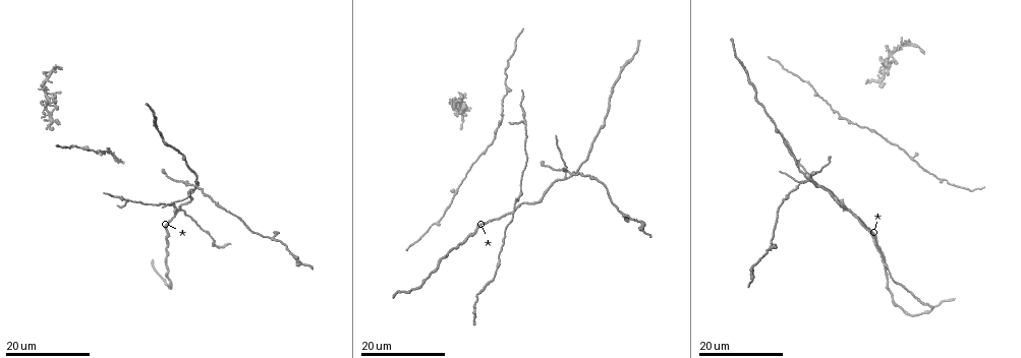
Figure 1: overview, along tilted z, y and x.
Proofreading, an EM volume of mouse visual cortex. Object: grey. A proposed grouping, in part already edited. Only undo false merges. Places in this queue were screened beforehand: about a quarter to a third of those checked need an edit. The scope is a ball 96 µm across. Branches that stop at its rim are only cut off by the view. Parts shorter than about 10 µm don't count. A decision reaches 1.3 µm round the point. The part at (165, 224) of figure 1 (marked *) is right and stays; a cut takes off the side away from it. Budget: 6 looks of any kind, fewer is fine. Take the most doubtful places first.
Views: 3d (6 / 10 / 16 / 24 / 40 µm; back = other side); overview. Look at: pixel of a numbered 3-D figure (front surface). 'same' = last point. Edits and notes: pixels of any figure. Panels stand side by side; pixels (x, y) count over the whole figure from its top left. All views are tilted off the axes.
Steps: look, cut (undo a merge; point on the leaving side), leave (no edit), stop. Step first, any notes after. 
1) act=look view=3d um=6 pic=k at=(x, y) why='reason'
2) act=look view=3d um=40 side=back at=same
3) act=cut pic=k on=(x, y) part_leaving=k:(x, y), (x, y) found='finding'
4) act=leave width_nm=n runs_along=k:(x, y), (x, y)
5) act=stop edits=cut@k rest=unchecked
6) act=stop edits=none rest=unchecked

act=look view=3d um=16 pic=1 at=(808, 179) why='looks like a crossing'

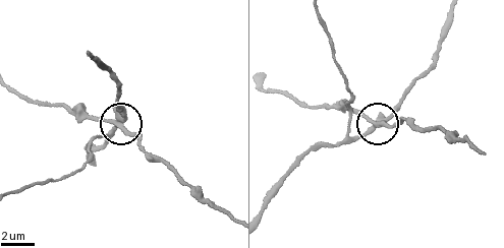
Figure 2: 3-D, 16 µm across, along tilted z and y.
act=look view=3d um=6 pic=2 at=(119, 126)

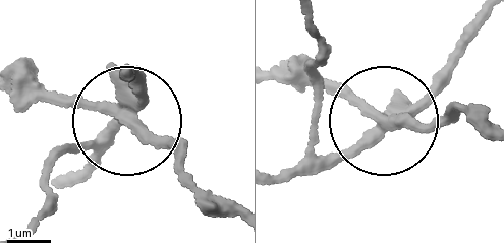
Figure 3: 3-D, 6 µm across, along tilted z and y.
act=cut pic=3 on=(60, 100) arms=5 found='a second cell is stuck on'

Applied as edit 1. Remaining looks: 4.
act=look view=3d um=16 pic=1 at=(508, 89) why='arms part here'

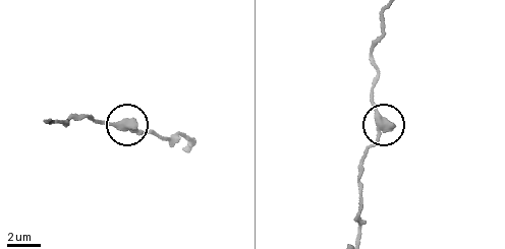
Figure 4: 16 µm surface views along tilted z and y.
act=look view=3d um=10 pic=4 at=(377, 124) why='closer look'

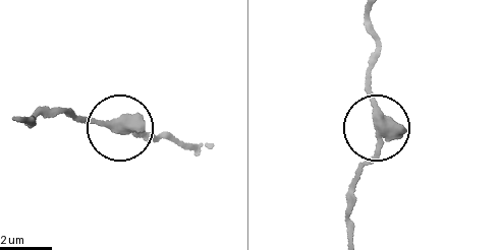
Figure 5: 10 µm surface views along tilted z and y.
act=leave side_arm_um=17 found='one cell here'

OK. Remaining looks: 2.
act=stop edits=cut@3 rest=unchecked

